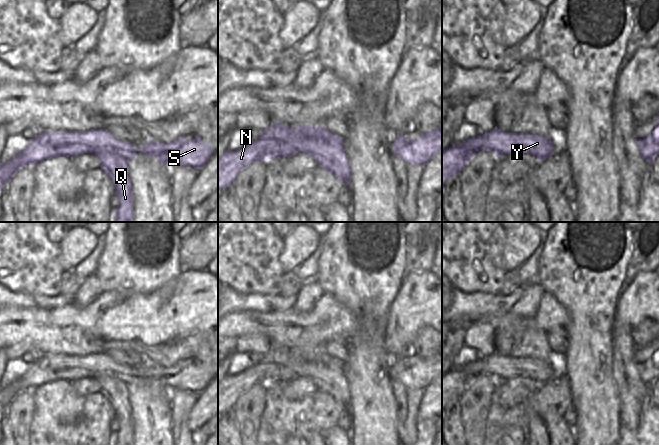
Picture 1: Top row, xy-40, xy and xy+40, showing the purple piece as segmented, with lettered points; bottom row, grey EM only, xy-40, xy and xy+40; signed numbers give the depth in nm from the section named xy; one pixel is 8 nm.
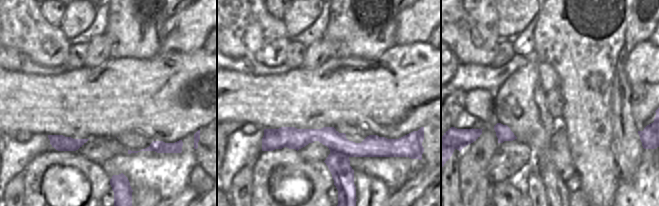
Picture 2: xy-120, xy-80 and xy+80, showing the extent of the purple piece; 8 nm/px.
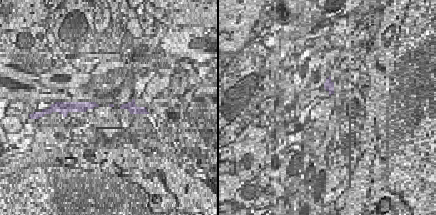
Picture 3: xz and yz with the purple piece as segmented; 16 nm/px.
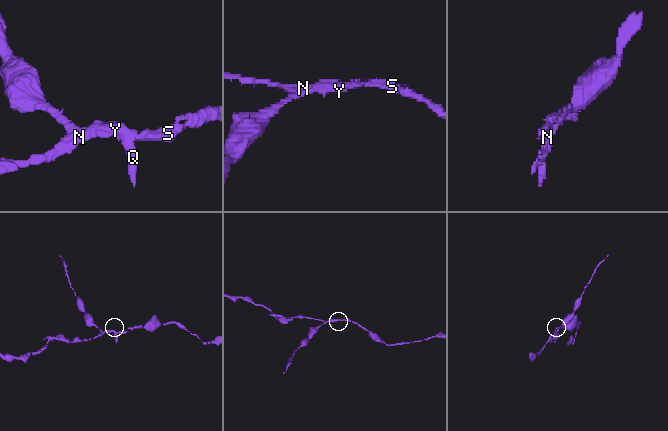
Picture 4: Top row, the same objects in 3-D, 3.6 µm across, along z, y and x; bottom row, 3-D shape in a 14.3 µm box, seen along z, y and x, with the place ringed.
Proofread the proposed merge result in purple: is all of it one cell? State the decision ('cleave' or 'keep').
cleave

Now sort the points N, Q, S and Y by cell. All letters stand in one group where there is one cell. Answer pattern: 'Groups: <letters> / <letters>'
Groups: N S Y / Q.

